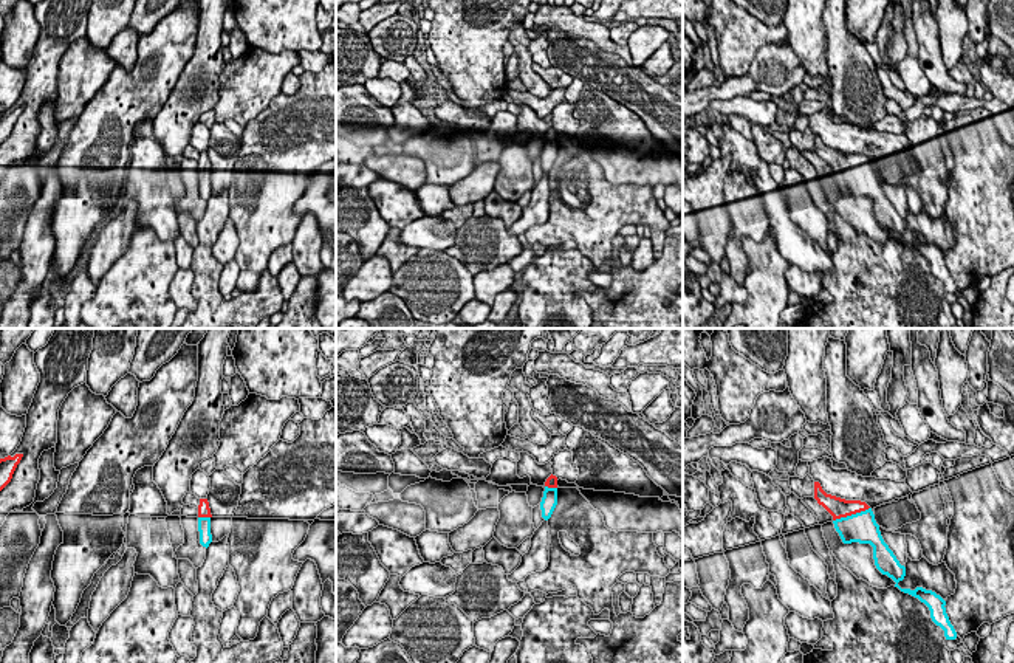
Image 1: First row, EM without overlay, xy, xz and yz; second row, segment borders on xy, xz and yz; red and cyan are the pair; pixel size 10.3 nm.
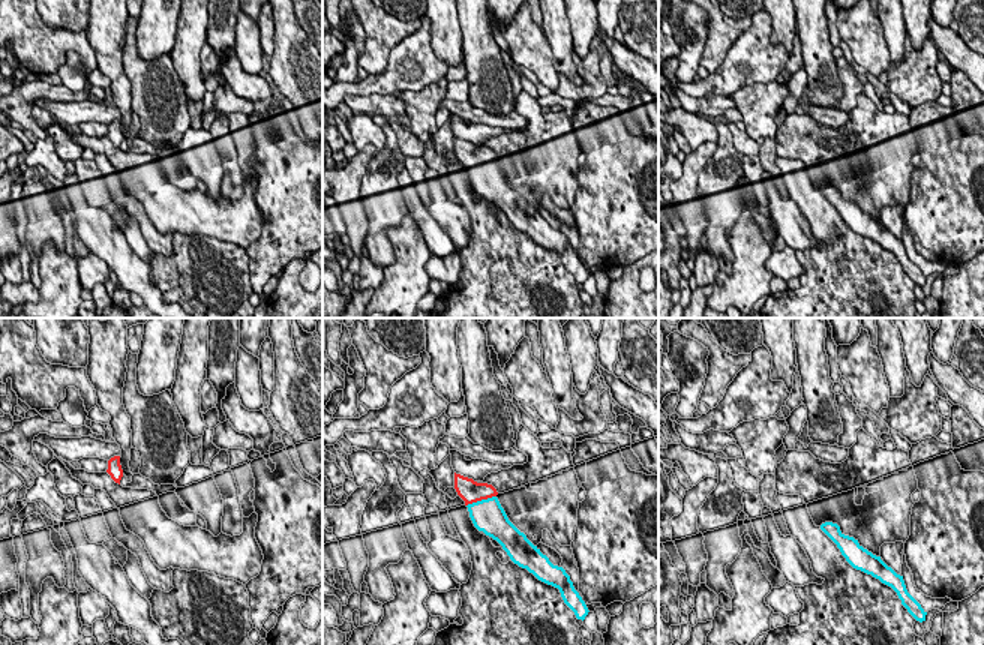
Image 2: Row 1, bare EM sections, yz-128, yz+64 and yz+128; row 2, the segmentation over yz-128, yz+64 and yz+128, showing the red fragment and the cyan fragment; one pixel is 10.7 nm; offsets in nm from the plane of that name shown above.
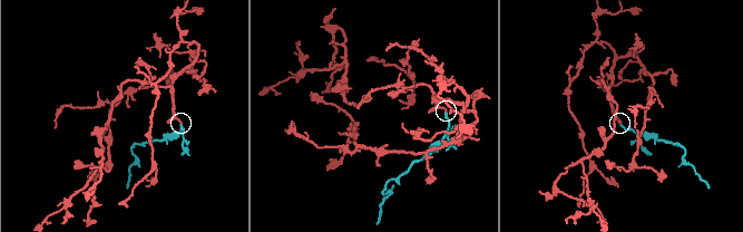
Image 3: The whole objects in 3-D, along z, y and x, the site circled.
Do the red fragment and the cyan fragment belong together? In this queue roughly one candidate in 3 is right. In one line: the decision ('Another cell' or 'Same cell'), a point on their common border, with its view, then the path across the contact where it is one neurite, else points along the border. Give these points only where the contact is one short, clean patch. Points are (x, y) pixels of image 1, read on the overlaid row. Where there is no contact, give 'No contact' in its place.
Another cell. Touches red at yz (850, 515). Boundary: yz (869, 507), (833, 521)

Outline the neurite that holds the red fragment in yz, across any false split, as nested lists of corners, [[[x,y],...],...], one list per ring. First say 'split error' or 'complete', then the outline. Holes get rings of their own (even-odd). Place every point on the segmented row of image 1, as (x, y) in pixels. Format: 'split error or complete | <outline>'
complete | [[[814,482],[814,499],[833,516],[833,520],[847,517],[870,508],[865,502],[861,502],[861,500],[845,500],[845,499],[827,494],[822,490],[819,482]]]

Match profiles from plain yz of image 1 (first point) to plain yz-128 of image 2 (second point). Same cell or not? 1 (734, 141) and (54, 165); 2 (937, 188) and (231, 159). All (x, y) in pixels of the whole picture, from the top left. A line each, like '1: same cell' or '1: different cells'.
1: same cell
2: same cell

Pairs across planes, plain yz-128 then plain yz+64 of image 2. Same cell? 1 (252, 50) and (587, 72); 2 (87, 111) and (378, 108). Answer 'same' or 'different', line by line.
1: different
2: same

